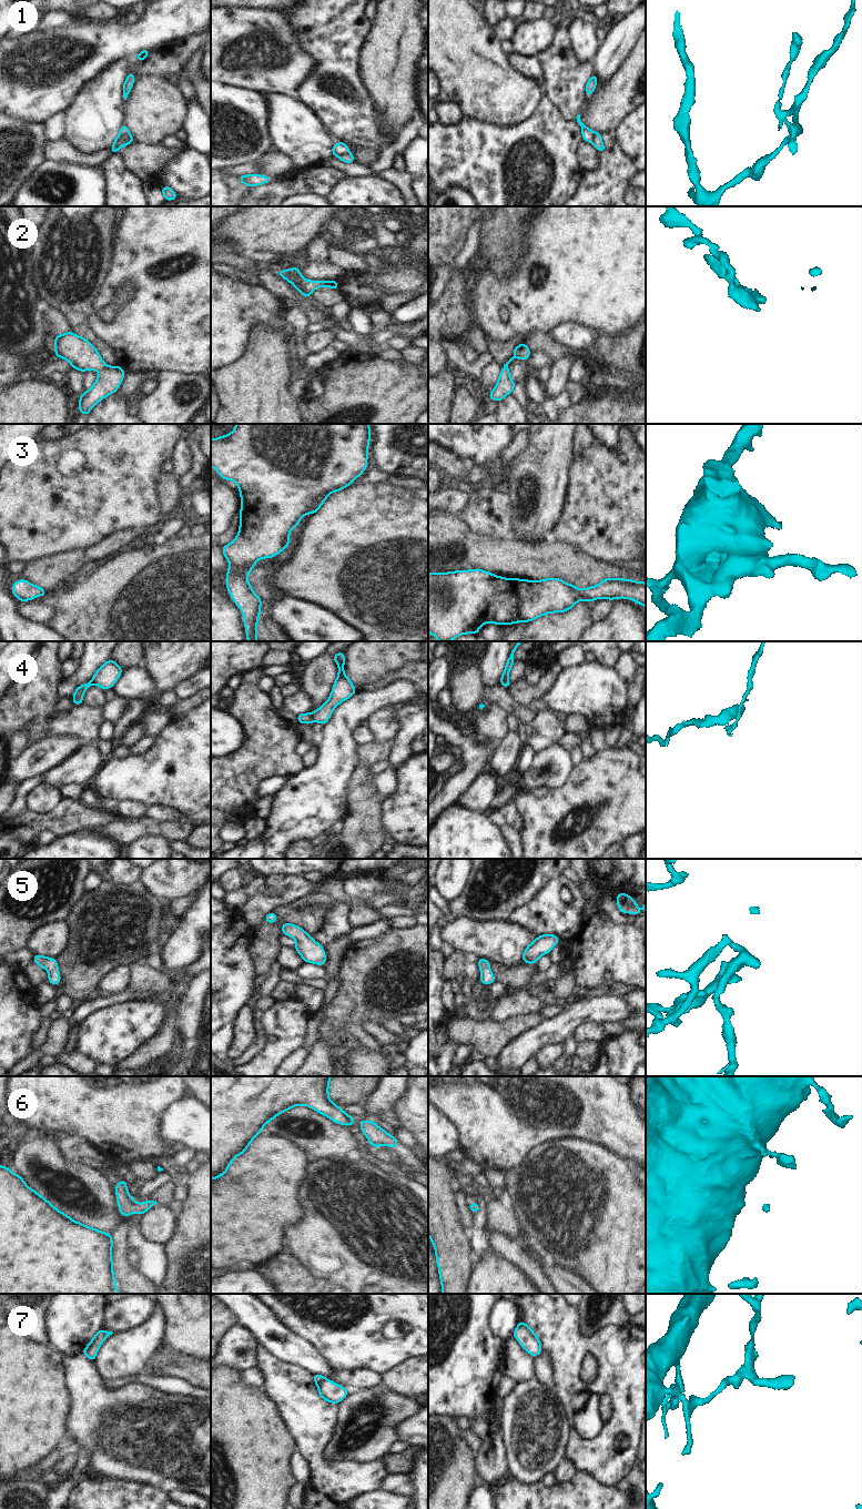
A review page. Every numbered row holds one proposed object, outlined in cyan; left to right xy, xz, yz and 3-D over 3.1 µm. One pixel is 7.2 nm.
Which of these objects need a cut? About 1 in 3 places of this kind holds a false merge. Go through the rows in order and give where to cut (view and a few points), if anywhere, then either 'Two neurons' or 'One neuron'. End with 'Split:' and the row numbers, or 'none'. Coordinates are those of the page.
1: Split along xz (348, 151), (338, 157). Two neurons
2: No split. One neuron
3: No split. One neuron
4: Split along xz (310, 715), (313, 720). Two neurons
5: No split. One neuron
6: No split. One neuron
7: Split along xz (325, 1378), (317, 1384). Two neurons
Split: 1, 4, 7

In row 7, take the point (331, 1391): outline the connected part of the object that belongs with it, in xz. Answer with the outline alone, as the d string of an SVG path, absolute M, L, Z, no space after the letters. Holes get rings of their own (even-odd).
M325 1379L317 1384L318 1394L326 1401L332 1404L338 1404L342 1399L344 1399L348 1390L342 1386L338 1386L334 1381L329 1379Z

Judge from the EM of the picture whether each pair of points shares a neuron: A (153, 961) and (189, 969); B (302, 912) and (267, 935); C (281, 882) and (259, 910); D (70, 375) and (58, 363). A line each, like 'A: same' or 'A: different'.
A: same
B: same
C: same
D: different

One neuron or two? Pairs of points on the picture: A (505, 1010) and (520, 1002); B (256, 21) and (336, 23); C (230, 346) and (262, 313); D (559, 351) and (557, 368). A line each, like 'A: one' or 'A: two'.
A: one
B: two
C: one
D: two

